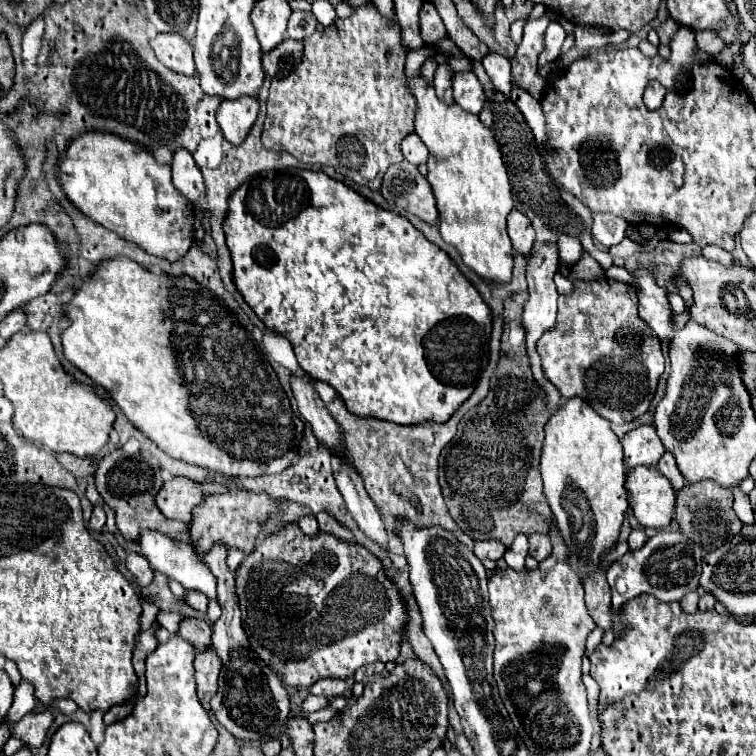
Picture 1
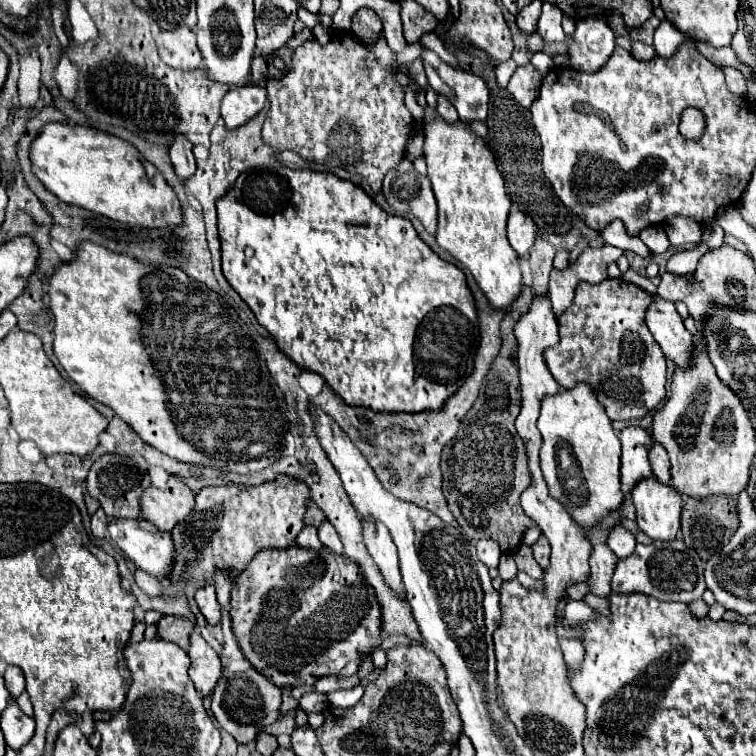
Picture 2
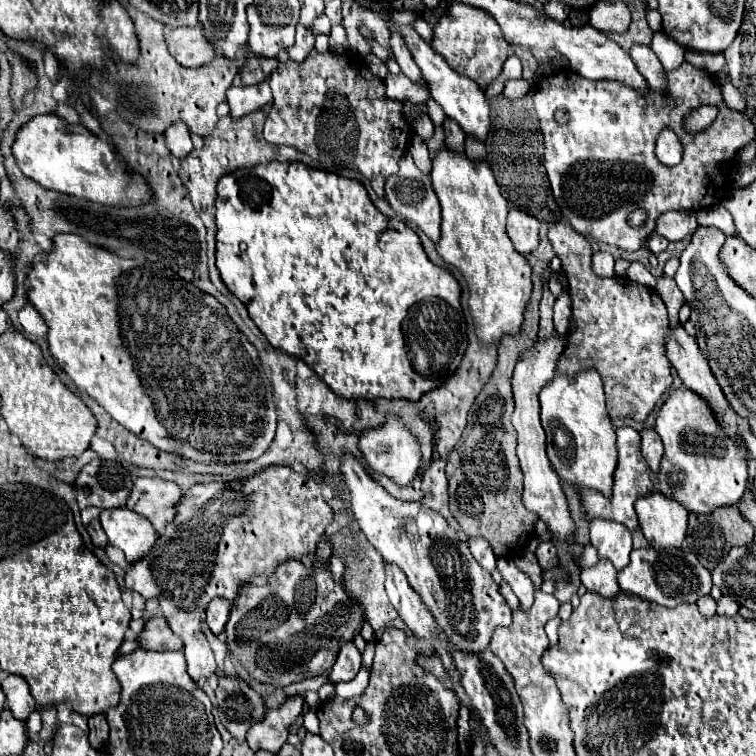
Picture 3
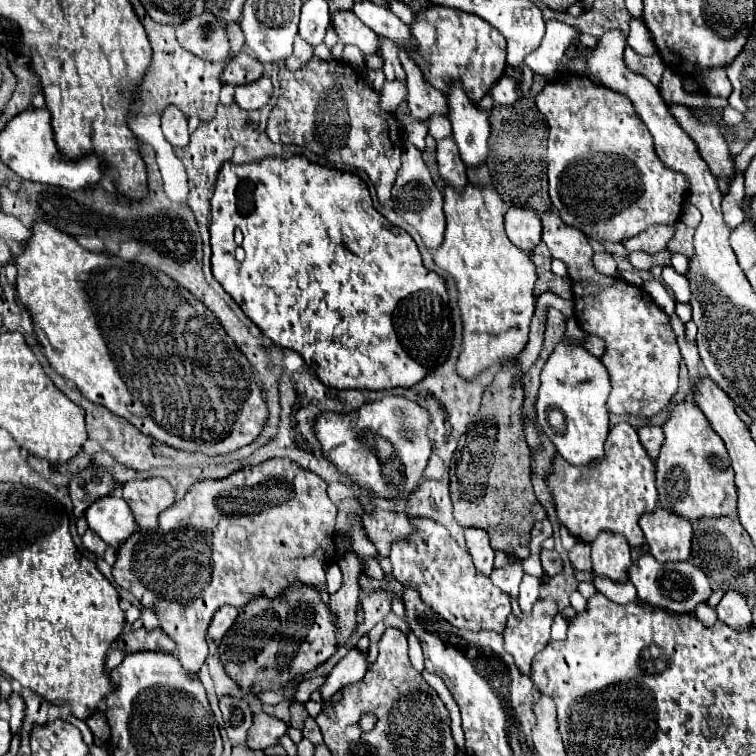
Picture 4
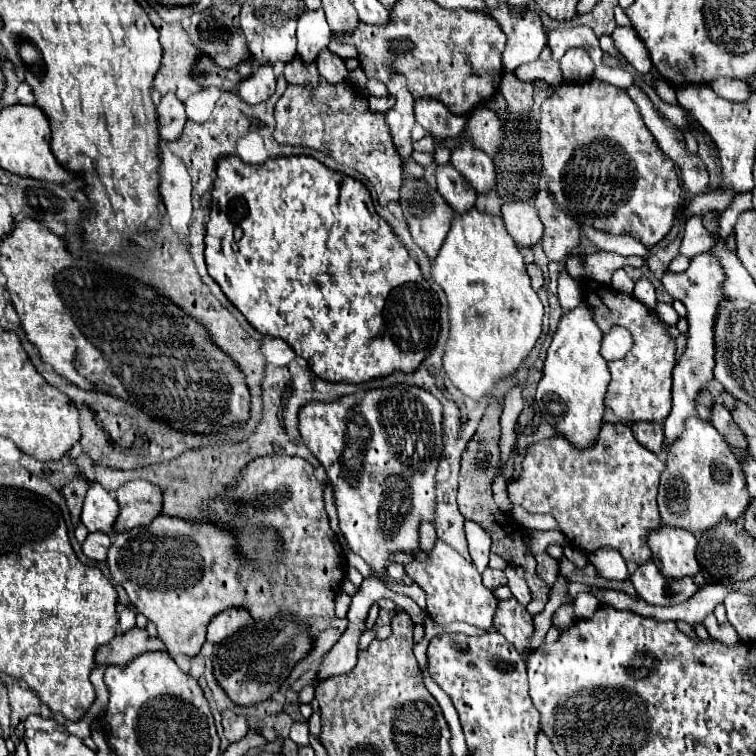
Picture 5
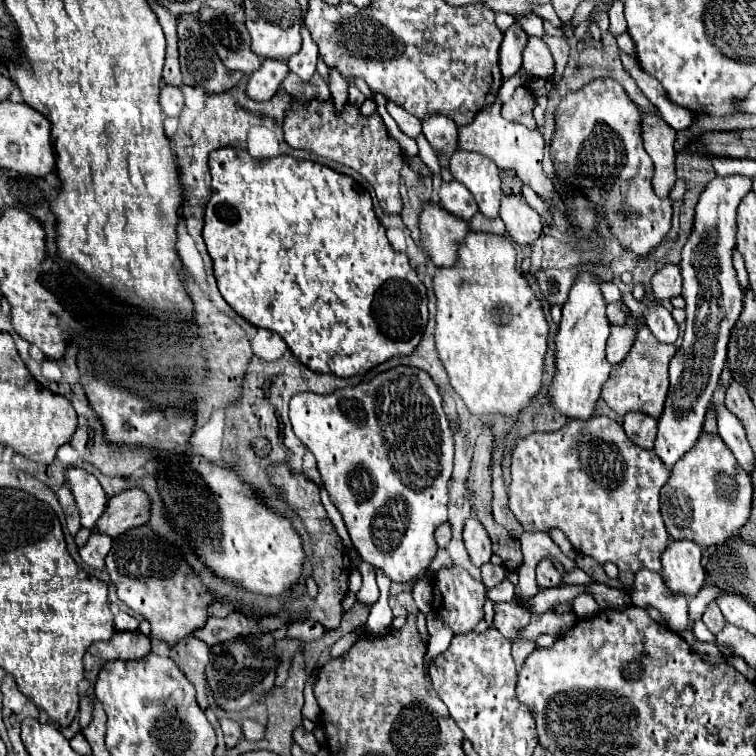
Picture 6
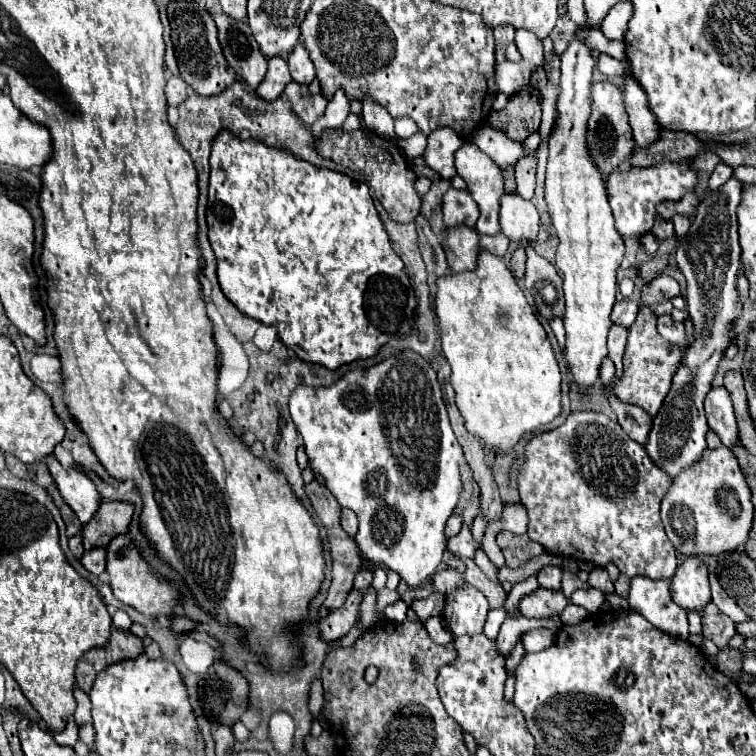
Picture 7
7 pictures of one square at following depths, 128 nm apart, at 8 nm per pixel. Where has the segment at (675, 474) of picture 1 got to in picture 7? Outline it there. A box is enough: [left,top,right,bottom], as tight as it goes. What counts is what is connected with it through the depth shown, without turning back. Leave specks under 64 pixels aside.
[607,325,652,444]

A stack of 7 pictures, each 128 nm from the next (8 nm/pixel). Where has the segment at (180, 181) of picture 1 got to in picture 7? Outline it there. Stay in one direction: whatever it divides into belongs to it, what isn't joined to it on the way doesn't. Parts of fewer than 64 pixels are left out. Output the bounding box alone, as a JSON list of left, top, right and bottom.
[166,76,188,106]

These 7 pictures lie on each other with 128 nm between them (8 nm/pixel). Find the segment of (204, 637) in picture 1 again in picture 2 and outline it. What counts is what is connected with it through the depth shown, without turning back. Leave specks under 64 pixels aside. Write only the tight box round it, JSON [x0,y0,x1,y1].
[156,616,194,648]

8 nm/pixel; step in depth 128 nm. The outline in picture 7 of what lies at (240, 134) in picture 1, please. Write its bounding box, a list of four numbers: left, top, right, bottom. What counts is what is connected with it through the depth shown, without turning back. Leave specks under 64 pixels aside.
[256,56,292,100]

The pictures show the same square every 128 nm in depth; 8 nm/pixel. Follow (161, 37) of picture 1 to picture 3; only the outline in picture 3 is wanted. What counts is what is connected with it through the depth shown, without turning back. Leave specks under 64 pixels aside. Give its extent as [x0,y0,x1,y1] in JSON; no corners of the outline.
[164,26,216,66]

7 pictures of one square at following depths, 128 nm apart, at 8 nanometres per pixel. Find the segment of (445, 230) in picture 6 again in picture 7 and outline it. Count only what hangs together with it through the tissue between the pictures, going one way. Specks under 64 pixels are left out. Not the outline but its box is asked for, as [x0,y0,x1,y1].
[446,226,480,272]

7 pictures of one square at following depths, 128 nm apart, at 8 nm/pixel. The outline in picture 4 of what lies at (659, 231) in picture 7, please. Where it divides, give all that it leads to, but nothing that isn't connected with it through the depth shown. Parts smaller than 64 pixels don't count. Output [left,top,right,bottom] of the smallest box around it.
[536,76,688,242]

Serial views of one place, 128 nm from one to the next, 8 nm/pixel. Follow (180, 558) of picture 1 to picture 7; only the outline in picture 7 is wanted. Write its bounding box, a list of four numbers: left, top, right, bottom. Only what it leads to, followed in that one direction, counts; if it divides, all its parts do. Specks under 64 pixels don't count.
[44,456,100,524]

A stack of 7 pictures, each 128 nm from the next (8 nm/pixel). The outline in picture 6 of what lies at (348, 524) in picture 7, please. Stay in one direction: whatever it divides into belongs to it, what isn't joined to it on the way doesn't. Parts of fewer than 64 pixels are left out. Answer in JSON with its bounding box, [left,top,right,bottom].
[350,548,378,604]

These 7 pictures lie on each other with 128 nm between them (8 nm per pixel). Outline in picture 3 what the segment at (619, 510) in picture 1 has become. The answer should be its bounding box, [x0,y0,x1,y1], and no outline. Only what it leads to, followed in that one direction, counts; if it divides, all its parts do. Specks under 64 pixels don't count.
[540,368,618,496]

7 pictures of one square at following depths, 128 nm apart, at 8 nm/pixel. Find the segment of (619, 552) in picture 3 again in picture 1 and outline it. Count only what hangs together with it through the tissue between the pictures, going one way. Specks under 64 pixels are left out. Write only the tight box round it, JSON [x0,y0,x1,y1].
[628,528,646,550]

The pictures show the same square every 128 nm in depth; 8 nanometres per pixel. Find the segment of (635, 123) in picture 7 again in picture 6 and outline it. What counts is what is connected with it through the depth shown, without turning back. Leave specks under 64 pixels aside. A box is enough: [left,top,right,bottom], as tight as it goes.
[640,112,676,198]

